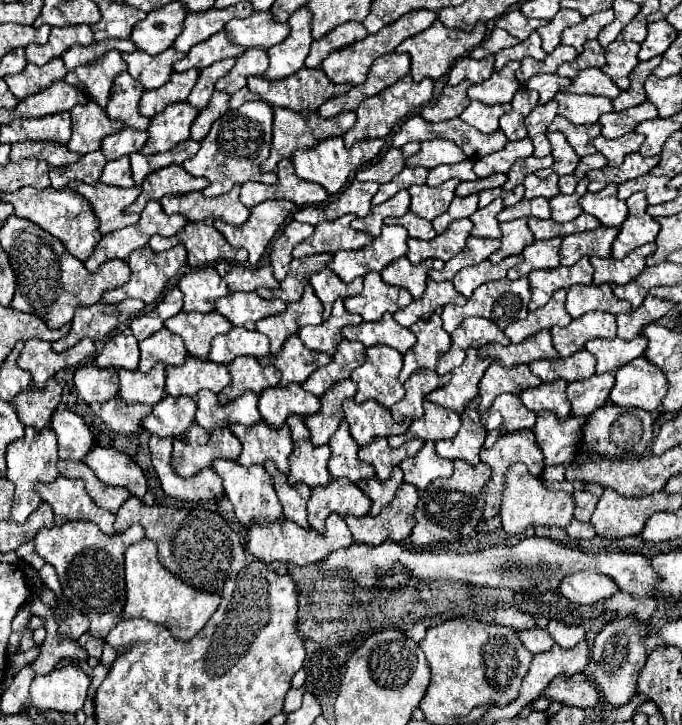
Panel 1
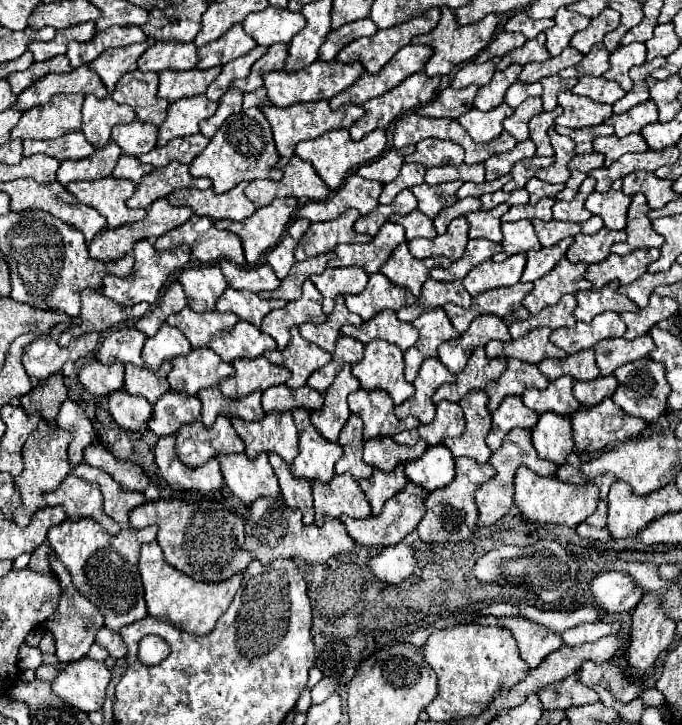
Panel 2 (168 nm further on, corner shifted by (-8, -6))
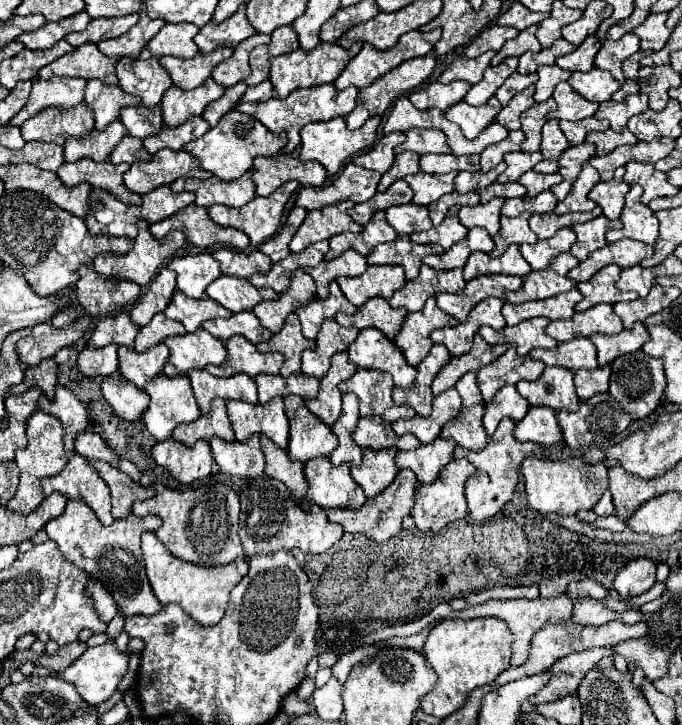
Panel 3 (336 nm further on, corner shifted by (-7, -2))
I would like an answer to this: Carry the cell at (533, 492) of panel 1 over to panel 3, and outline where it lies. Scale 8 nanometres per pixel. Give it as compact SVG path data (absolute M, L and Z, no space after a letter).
M529 455L523 461L521 473L525 477L527 499L539 513L575 515L581 509L593 509L607 489L607 467L603 463L585 463L581 457L561 461Z

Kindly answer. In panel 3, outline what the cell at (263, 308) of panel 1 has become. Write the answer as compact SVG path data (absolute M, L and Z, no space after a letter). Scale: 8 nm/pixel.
M221 275L217 277L209 287L207 295L221 303L223 307L229 307L233 313L239 311L251 311L259 301L265 299L277 299L279 295L273 289L255 289L247 279L241 277L229 277Z

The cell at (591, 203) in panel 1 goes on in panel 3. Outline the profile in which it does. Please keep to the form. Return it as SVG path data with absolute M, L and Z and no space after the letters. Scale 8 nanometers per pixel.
M623 167L617 169L611 181L601 181L589 191L589 199L595 201L603 209L603 215L609 219L619 219L625 205L623 197L629 191L629 185L623 181L623 171Z

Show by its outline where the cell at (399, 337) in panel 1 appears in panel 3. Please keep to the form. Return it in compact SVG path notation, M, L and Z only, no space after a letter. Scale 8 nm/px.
M371 297L365 305L357 309L357 313L347 315L347 313L337 313L335 321L343 327L375 327L381 333L385 333L389 339L393 339L403 325L407 311L405 309L393 309L383 297Z

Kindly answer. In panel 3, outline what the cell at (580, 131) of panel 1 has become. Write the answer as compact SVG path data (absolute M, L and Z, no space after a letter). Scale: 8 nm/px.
M587 117L581 121L559 121L559 127L571 145L579 145L585 141L585 135L589 131L607 131L609 121L599 121L595 117Z

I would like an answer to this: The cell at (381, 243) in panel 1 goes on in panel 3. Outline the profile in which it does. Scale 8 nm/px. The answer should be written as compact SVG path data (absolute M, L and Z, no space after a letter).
M377 211L371 221L363 227L361 233L339 233L333 235L329 239L329 253L325 255L325 259L335 259L341 253L345 253L347 249L355 249L361 255L369 255L379 243L389 243L397 237L395 229L391 229L391 225L387 225L385 221L385 213Z

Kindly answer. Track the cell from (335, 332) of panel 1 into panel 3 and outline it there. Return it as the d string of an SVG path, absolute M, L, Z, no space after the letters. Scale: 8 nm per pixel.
M331 281L329 285L329 297L327 299L313 299L311 303L299 307L295 313L301 319L301 327L303 327L303 335L307 339L315 339L319 333L319 327L323 323L323 319L333 319L335 313L343 311L343 313L355 313L357 307L353 307L347 297L341 293L337 281Z

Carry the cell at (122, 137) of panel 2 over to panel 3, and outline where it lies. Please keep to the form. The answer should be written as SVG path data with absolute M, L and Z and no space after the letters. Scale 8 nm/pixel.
M143 105L125 107L121 109L121 121L127 127L129 135L145 139L149 135L159 133L159 129L163 127L161 105L157 105L157 109L145 109Z

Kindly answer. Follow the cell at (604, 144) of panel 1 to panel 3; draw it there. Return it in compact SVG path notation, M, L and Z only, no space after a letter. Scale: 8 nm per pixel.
M607 129L603 133L587 133L587 141L597 147L597 155L607 155L619 145L637 143L637 137L629 129L621 129L621 131Z

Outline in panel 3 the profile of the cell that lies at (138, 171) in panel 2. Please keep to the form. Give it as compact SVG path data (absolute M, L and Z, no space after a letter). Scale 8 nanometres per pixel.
M123 135L123 139L117 143L117 147L111 153L111 163L133 163L135 159L145 159L149 153L143 147L143 141L137 141L135 137Z

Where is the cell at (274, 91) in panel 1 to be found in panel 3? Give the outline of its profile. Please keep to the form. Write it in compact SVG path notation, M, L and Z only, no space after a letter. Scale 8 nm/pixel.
M321 41L317 45L317 49L311 49L311 51L303 51L303 49L297 49L293 53L285 53L285 55L279 55L279 57L273 57L271 59L271 73L269 73L269 79L277 91L277 97L283 99L287 97L293 89L299 89L299 87L311 87L311 85L323 85L323 83L333 83L337 79L337 75L345 69L345 65L361 51L363 43L355 43L351 49L341 49L339 43L325 43Z

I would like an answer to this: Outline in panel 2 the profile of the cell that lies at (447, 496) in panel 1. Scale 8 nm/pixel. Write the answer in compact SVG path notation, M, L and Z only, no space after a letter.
M466 457L458 459L454 481L426 495L426 515L416 527L420 533L420 539L424 543L446 543L446 541L454 543L454 541L470 539L478 521L478 507L474 503L474 493L484 481L492 477L494 477L494 467L490 467L490 463L480 465L474 459L466 459Z

